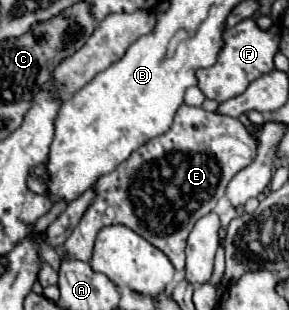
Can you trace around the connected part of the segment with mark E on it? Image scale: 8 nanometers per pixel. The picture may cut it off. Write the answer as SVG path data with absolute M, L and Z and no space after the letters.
M180 105L176 115L174 115L172 127L164 135L154 137L148 143L144 143L142 147L138 147L130 155L130 159L126 159L126 163L120 163L112 173L102 175L94 183L96 197L90 203L90 207L86 209L86 213L82 215L78 227L66 239L64 257L80 259L80 261L90 261L92 259L94 239L96 239L98 231L104 227L104 211L112 203L116 203L120 207L120 211L116 215L116 223L122 223L122 225L130 227L132 231L142 235L146 241L150 241L154 247L164 251L166 257L176 267L176 271L180 275L184 275L184 249L186 249L186 239L188 239L188 233L190 233L190 227L194 227L194 223L202 215L210 213L216 207L216 201L224 195L228 181L240 169L248 167L254 161L256 145L258 143L254 143L254 139L250 139L250 131L246 131L246 127L238 119L218 115L218 113L208 113L202 107Z

